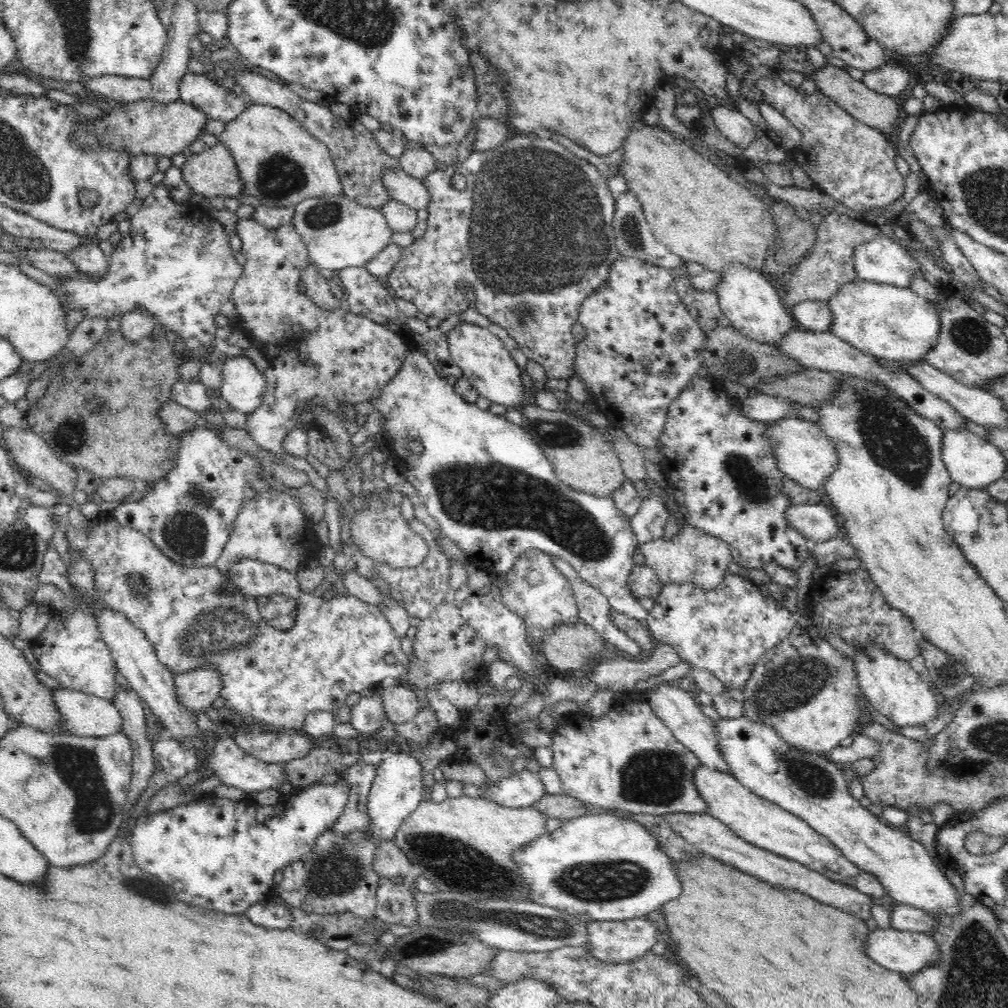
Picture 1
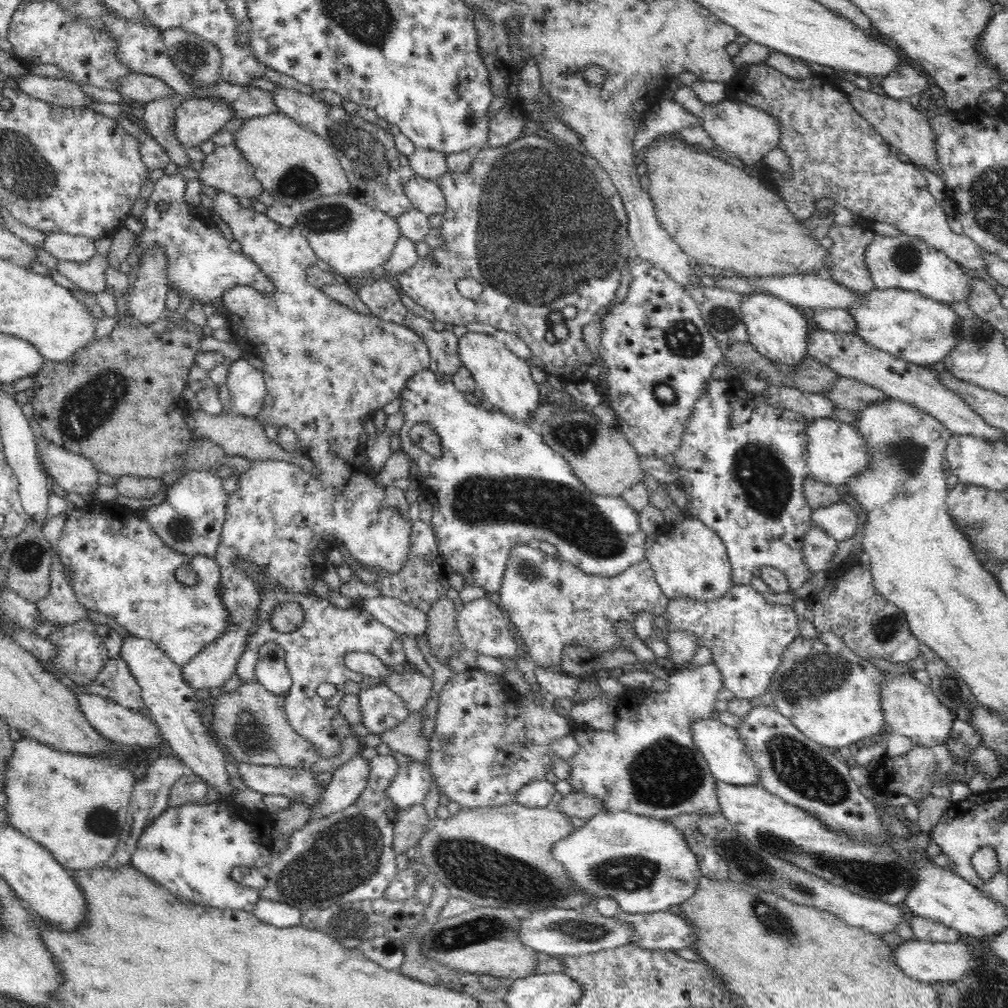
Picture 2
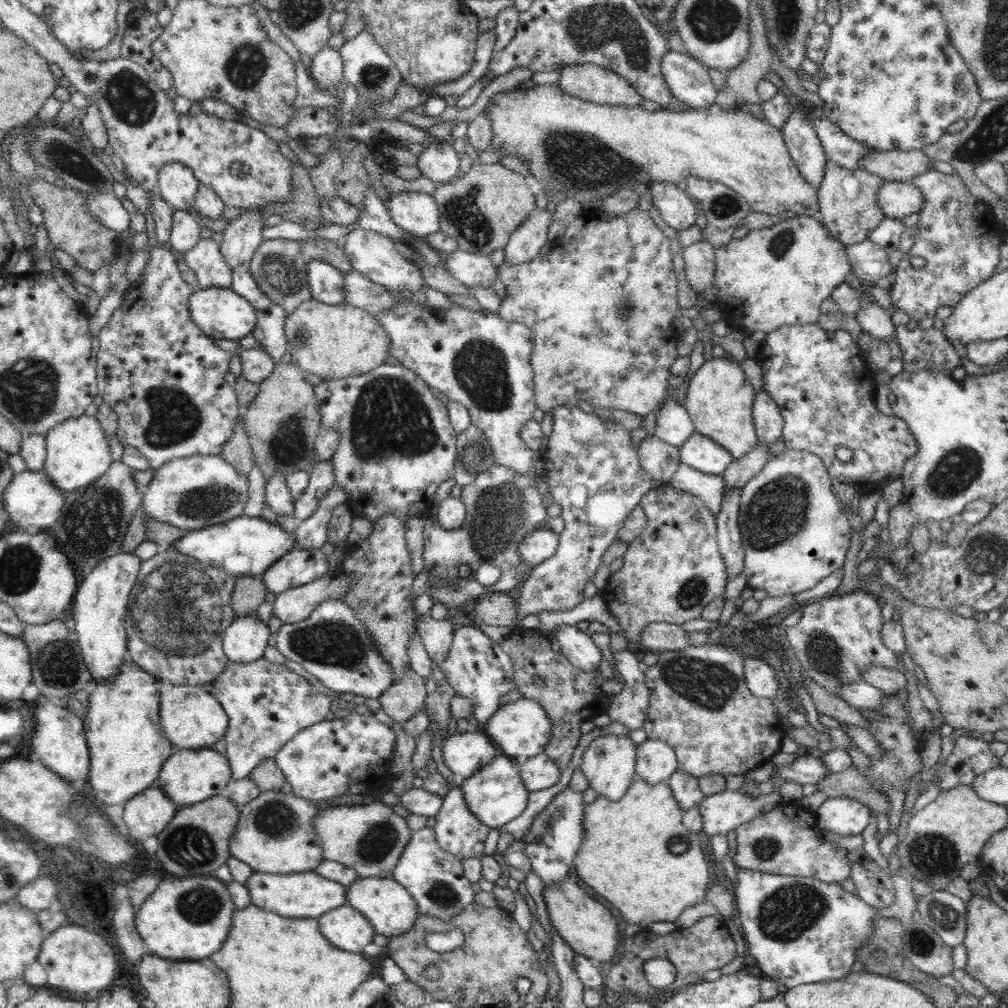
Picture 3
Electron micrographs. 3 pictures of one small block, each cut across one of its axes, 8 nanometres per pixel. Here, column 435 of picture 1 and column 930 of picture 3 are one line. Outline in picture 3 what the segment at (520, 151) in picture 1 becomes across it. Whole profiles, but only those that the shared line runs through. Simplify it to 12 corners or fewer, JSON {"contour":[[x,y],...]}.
{"contour":[[957,175],[924,204],[889,293],[910,320],[994,274],[1006,235]]}

